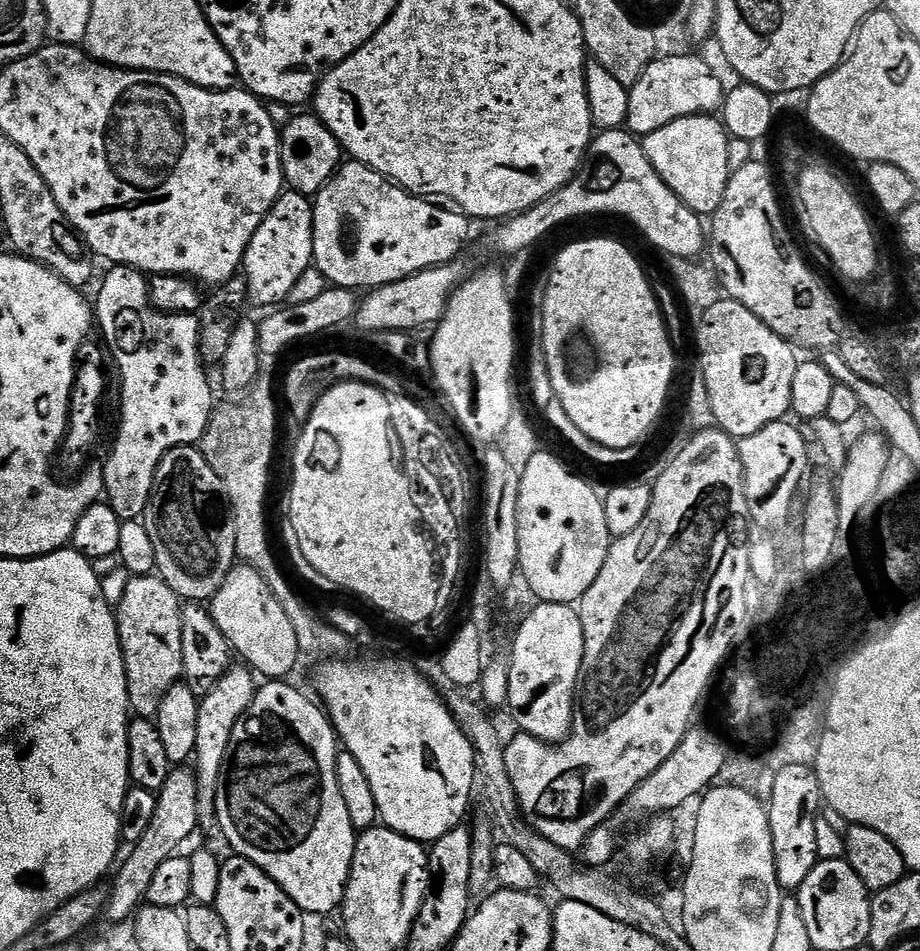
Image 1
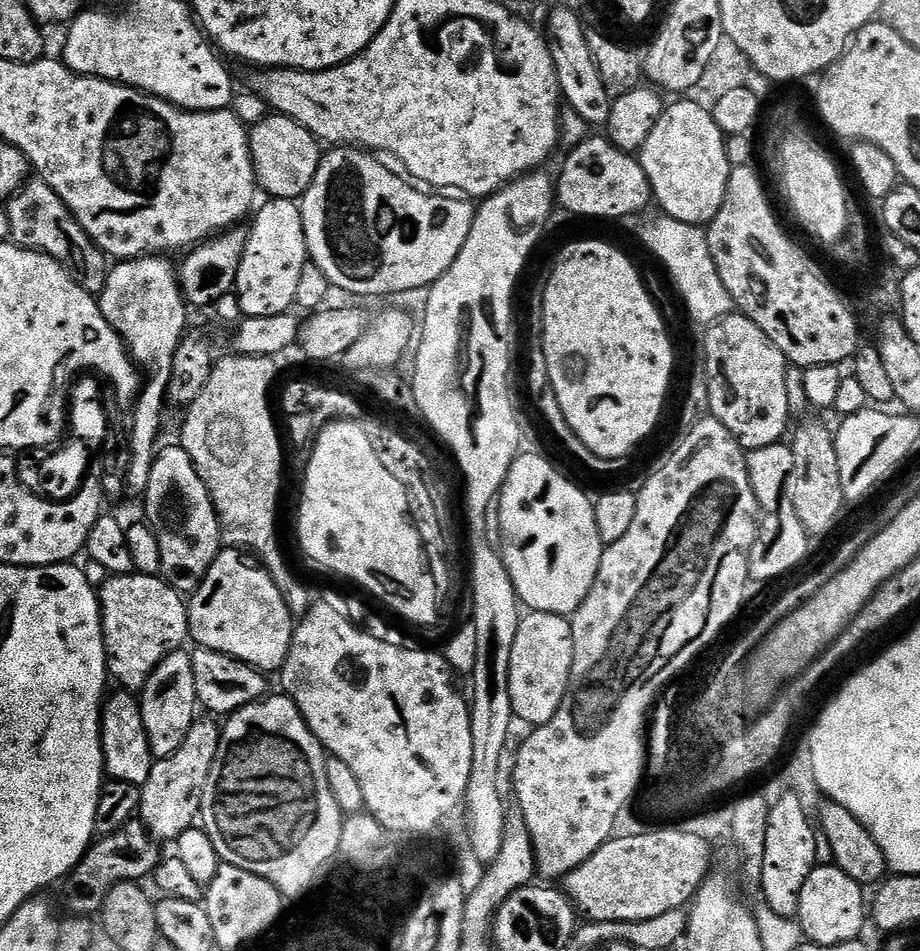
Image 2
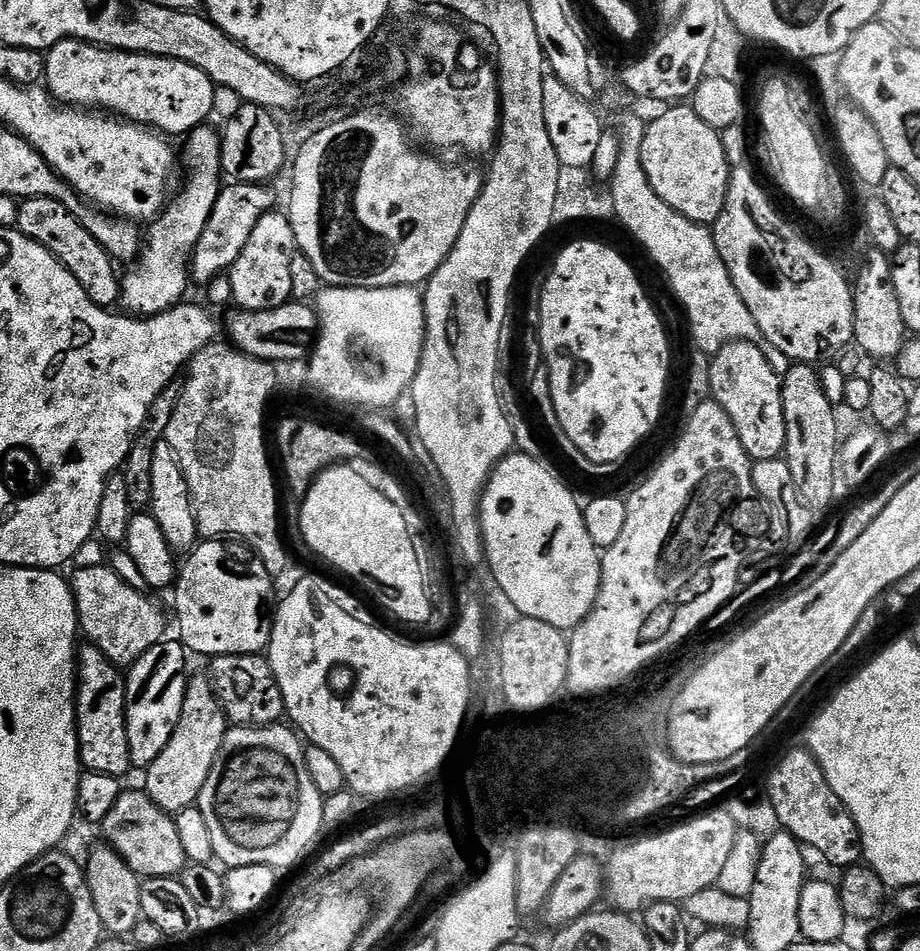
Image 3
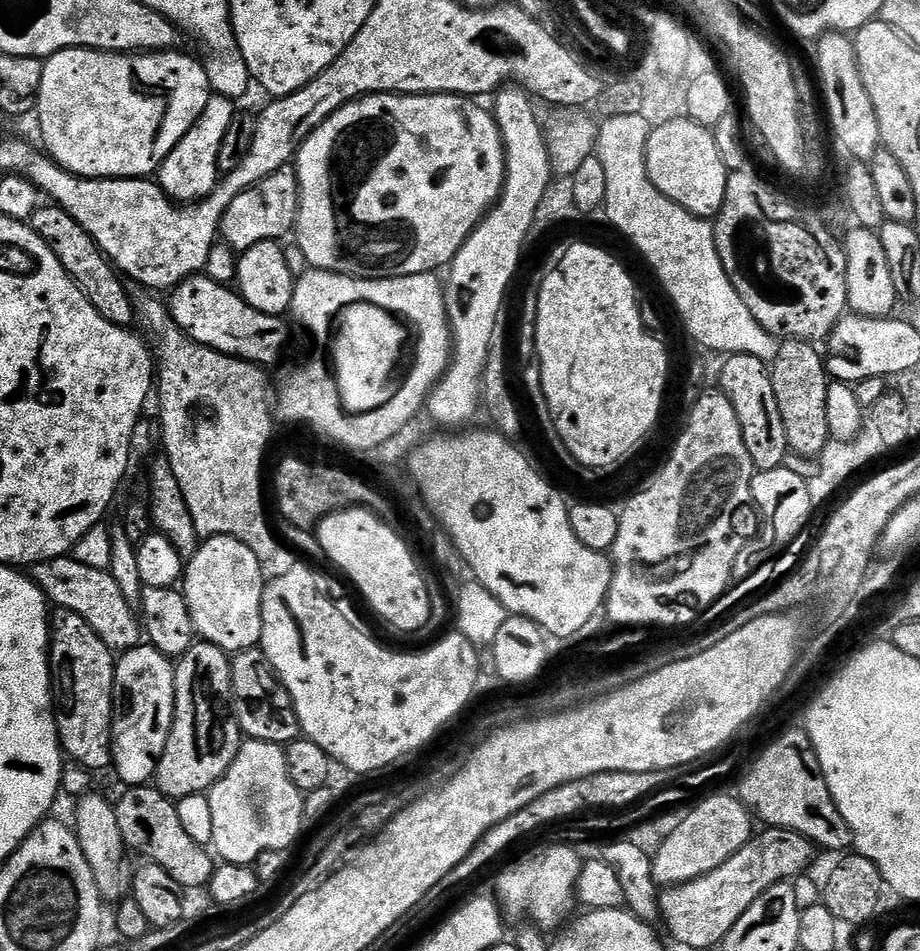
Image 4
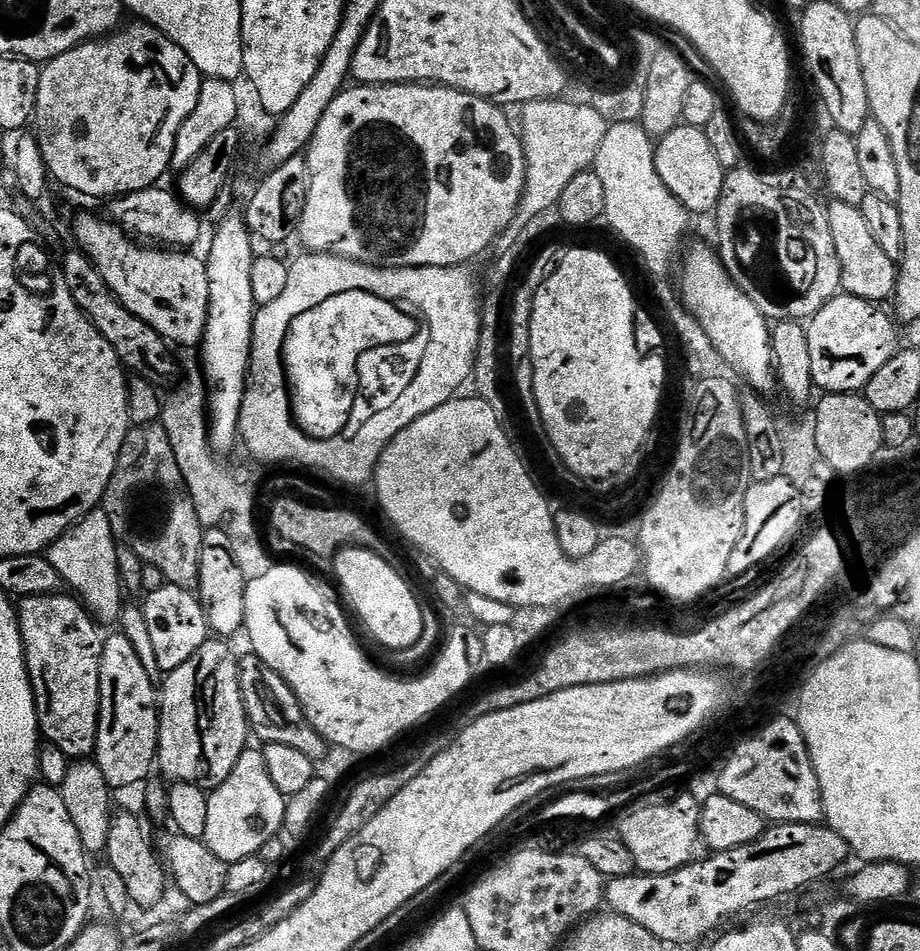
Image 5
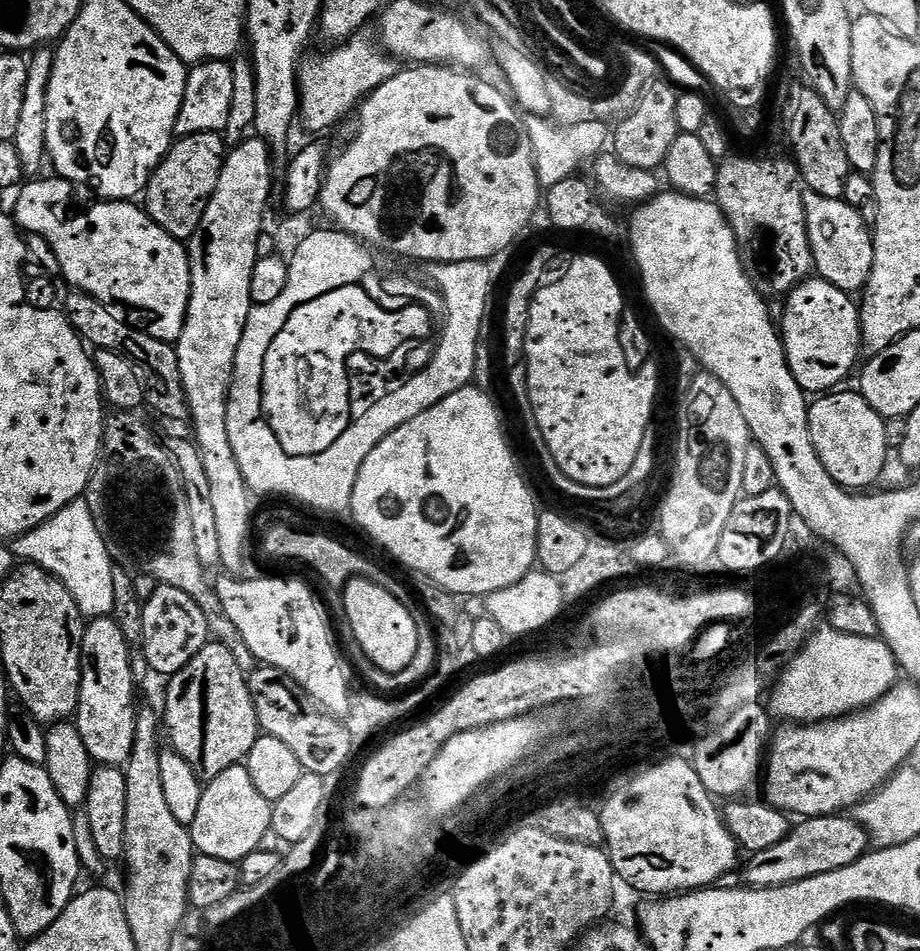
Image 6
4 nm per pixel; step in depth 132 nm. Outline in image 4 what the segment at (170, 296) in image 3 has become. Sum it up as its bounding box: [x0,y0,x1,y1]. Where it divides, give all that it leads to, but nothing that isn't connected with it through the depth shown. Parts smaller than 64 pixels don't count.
[158,95,238,204]

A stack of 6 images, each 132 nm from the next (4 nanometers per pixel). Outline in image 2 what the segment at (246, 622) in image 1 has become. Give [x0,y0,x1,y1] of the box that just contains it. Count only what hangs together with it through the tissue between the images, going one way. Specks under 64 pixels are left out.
[187,547,294,674]

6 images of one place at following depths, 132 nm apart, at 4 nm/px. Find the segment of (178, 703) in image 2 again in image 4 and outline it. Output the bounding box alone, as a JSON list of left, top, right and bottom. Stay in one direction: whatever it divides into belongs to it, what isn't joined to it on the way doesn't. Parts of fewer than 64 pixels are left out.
[112,642,175,786]

